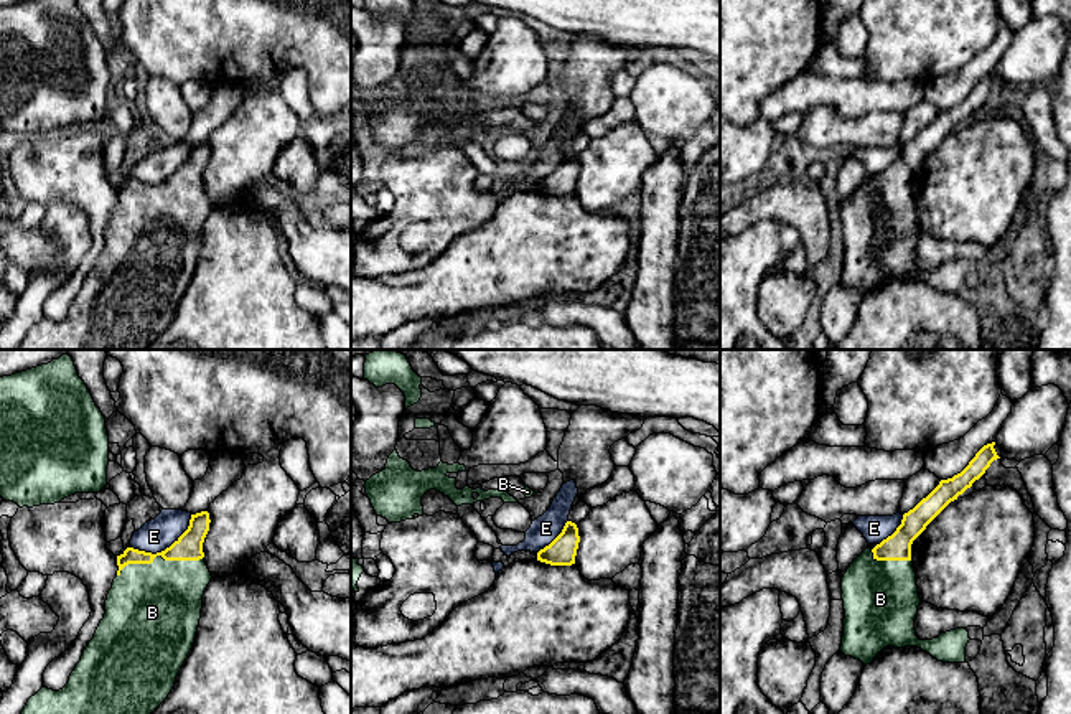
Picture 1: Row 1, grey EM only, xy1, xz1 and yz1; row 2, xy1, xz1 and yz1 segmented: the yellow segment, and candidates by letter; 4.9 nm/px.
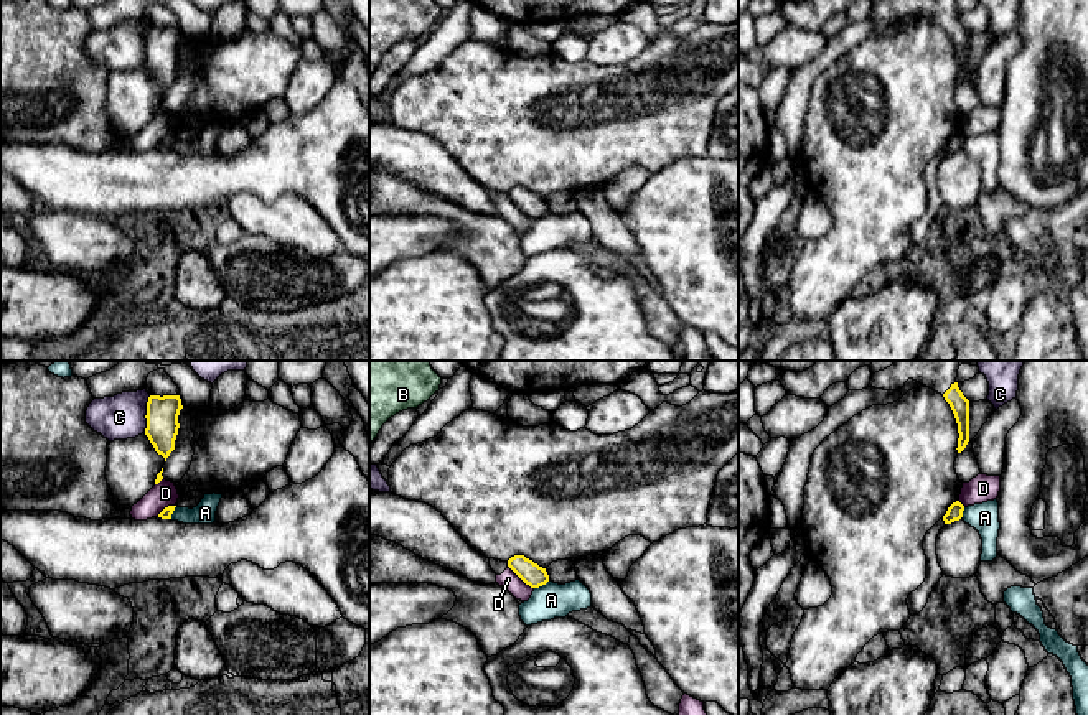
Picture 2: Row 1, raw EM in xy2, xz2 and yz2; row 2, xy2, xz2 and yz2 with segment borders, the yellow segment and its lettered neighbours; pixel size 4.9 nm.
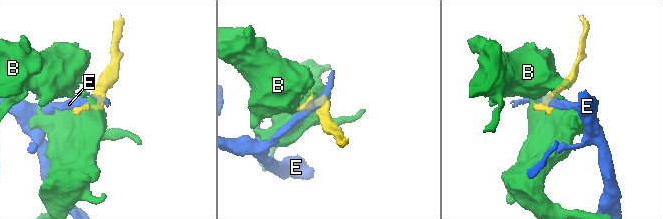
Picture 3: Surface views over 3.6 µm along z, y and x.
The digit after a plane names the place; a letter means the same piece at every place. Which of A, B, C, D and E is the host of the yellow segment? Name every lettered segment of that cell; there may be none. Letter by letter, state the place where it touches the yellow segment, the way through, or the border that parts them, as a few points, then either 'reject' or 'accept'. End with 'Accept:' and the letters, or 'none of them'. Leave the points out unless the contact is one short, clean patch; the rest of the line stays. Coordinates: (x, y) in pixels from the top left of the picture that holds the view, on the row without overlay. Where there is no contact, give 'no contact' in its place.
A: contact xz2 (541, 216); border xz2 (549, 211), (534, 219); reject
B: contact xy1 (159, 185); accept
C: contact xy2 (147, 45); border xy2 (150, 27), (145, 37), (144, 63); reject
D: contact xz2 (521, 210); border xz2 (508, 196), (533, 219); reject
E: contact xy1 (167, 178); reject
Accept: B

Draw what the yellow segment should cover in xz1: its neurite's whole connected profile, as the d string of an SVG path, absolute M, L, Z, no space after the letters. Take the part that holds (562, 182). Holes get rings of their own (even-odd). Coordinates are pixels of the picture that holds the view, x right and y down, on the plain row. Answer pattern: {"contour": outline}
{"contour": "M567 152L562 163L537 183L537 191L550 196L572 196L578 180L580 167L575 153Z"}

